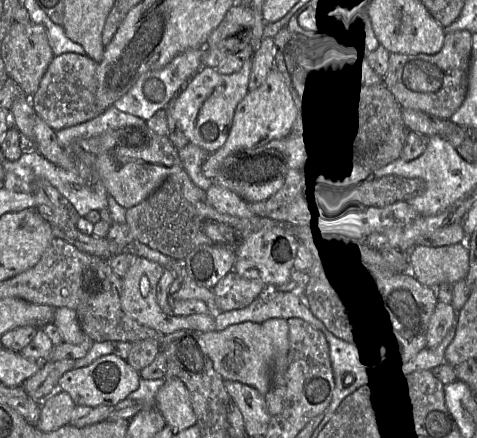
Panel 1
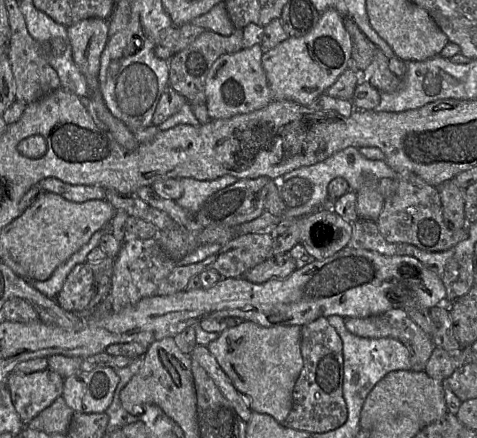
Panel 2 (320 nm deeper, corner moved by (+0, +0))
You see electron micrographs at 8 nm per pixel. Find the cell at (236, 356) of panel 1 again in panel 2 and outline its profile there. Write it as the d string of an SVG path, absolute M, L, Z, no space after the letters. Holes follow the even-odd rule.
M251 321L229 327L207 344L210 353L244 397L252 412L267 414L284 422L292 407L292 392L301 372L302 326L263 327Z

